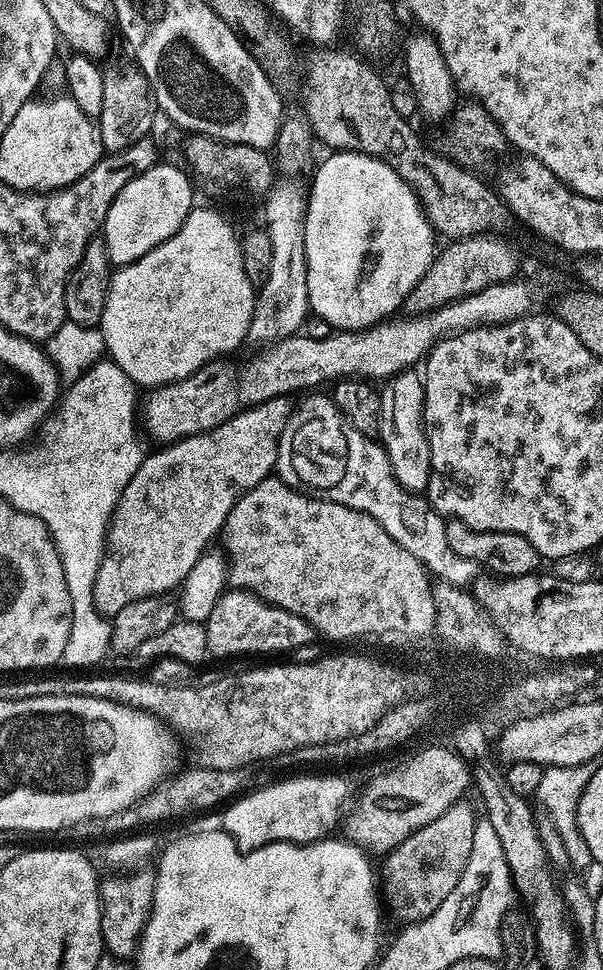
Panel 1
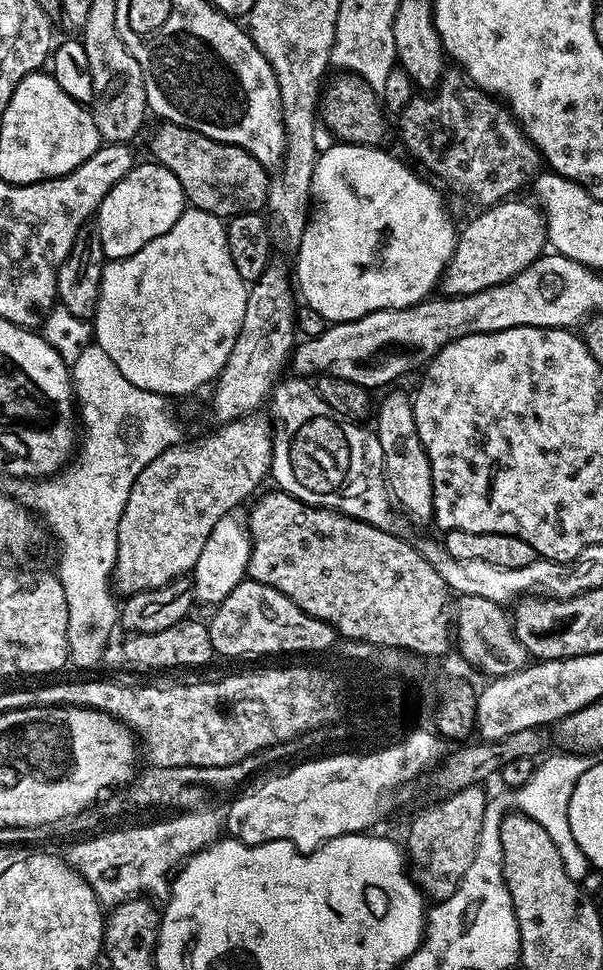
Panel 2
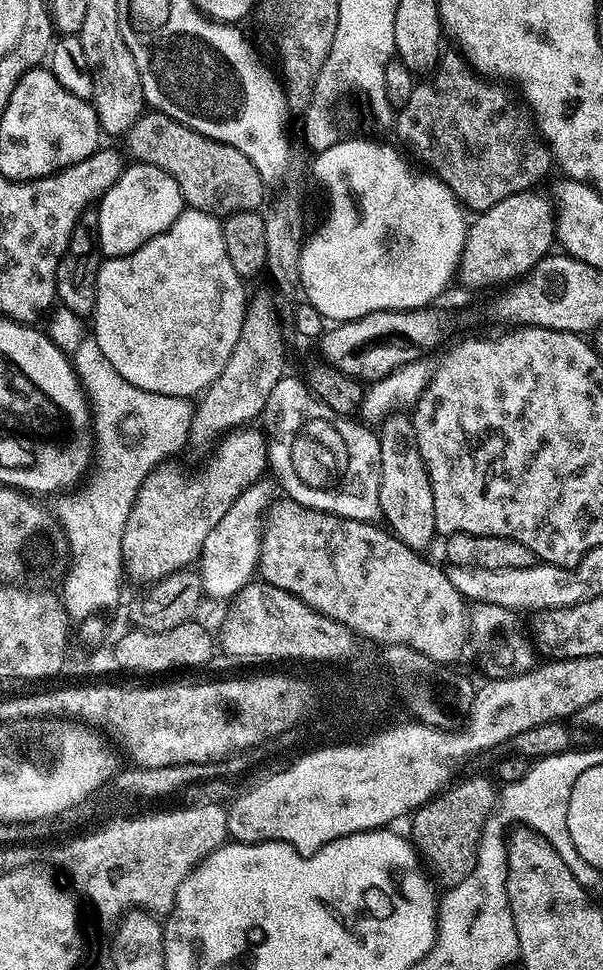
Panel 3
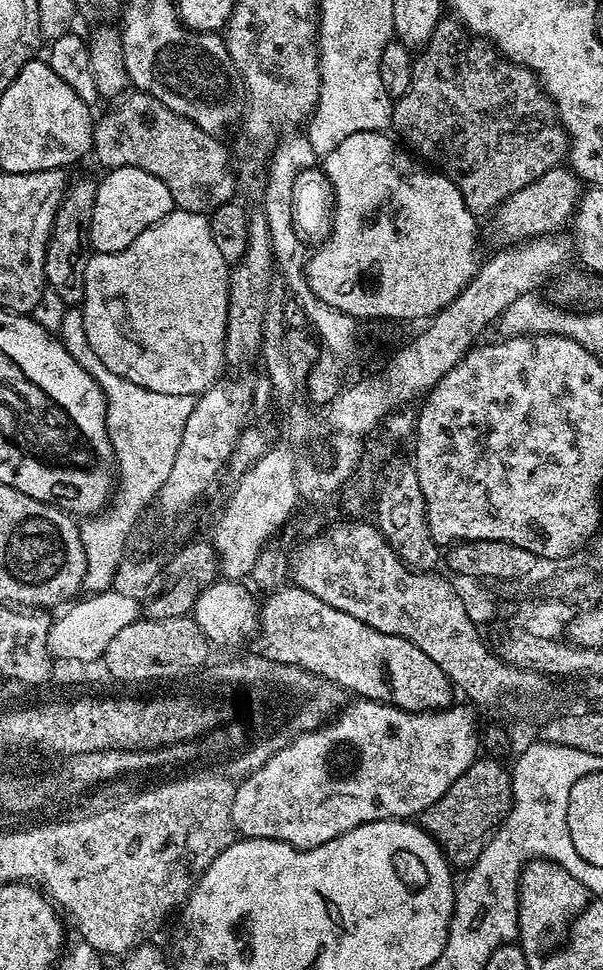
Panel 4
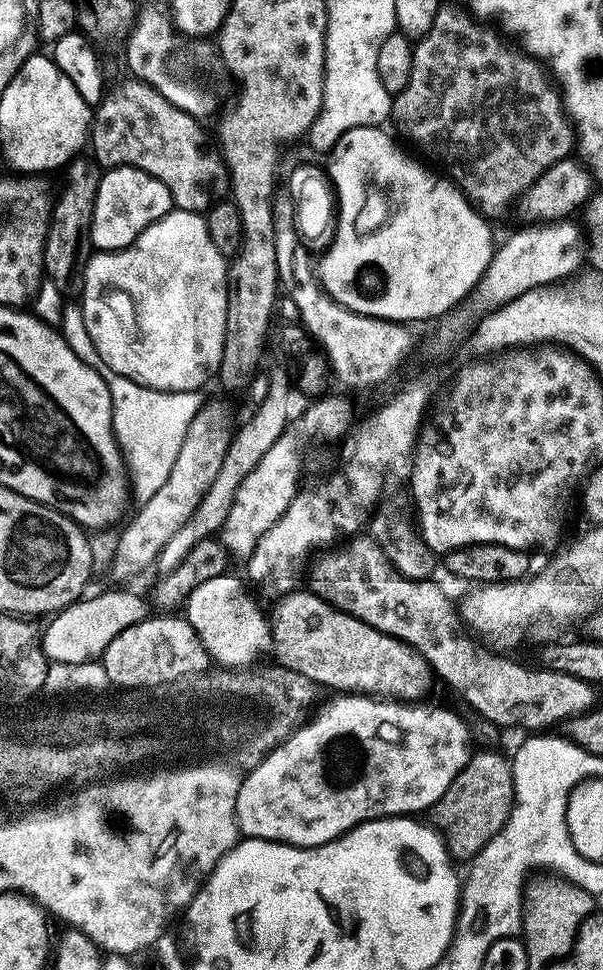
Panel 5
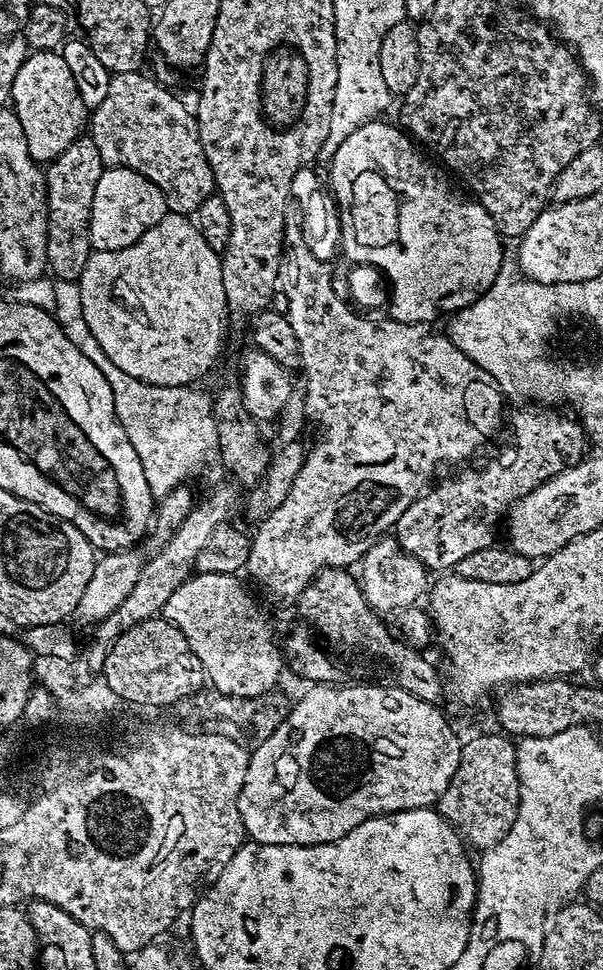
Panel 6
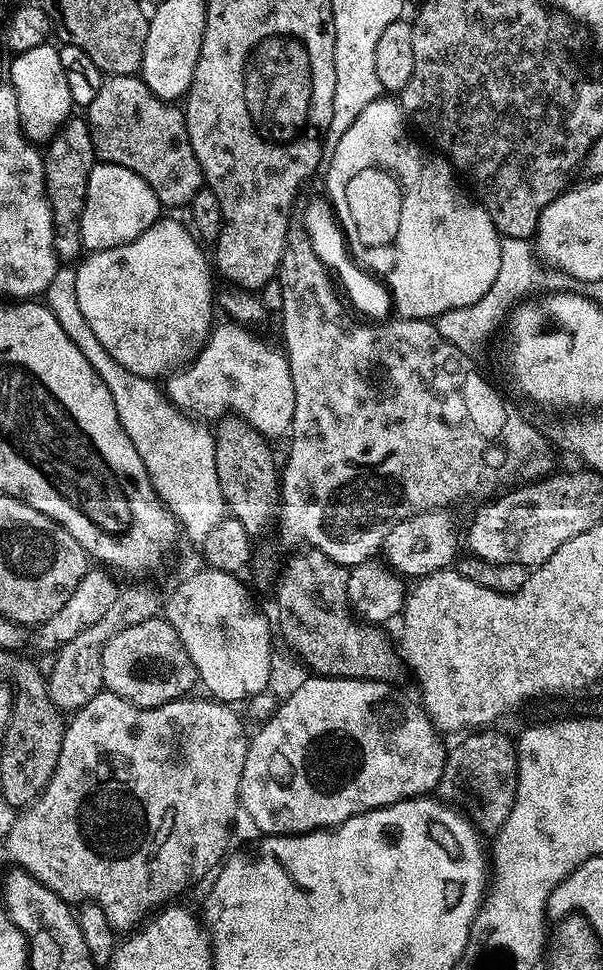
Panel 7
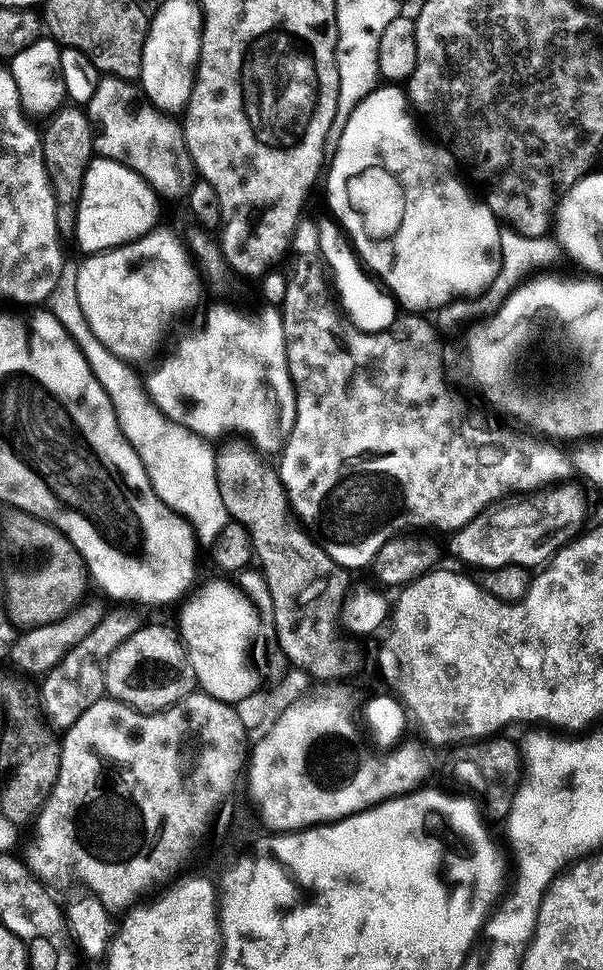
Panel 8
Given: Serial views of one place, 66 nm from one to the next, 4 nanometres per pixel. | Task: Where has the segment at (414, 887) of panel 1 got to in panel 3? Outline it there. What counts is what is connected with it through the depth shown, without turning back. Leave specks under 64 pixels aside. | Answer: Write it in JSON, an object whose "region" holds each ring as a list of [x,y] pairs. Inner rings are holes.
{"region":[[[468,776],[465,780],[459,780],[427,800],[410,816],[410,839],[425,861],[432,860],[431,871],[434,876],[436,871],[435,879],[441,885],[444,883],[444,886],[462,882],[470,870],[474,870],[480,839],[484,836],[485,826],[493,819],[498,804],[498,788],[491,779],[488,781],[484,776]]]}

